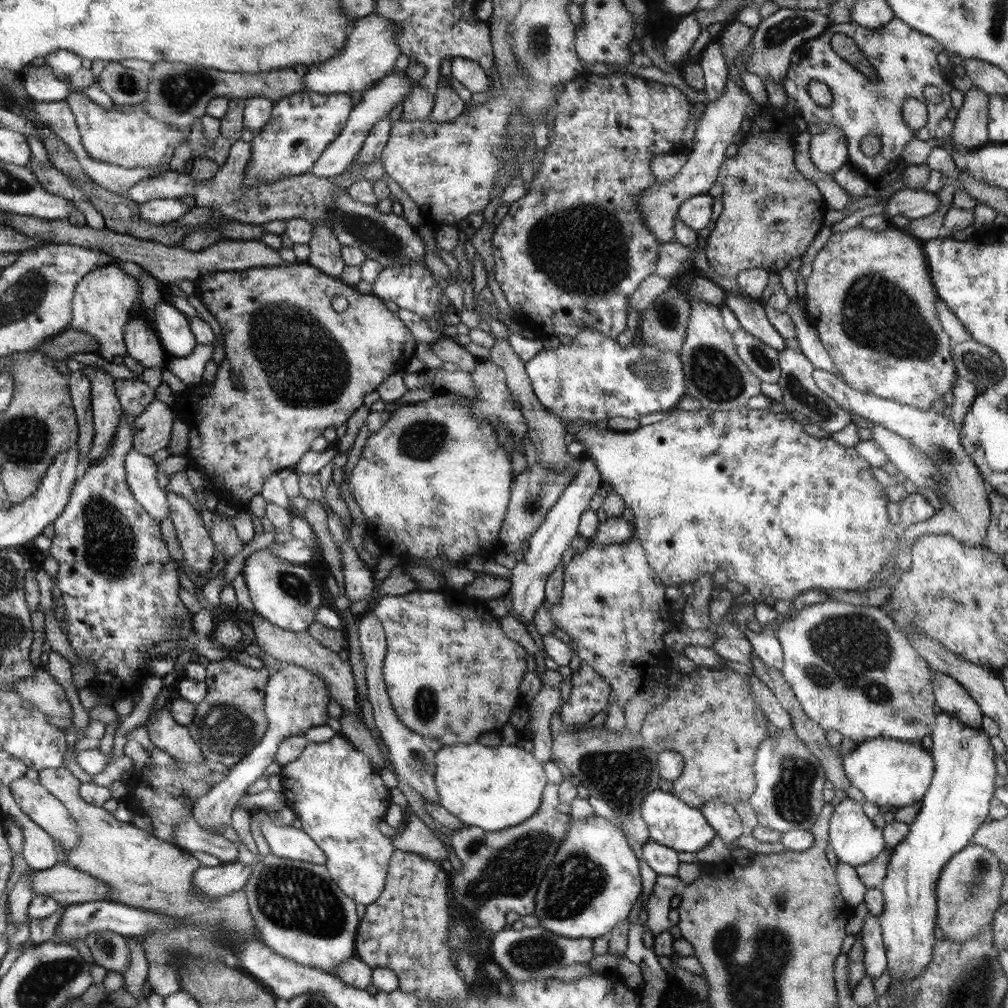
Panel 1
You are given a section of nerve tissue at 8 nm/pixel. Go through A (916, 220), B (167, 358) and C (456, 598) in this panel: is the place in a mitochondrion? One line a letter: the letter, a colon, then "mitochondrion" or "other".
A: other
B: other
C: other

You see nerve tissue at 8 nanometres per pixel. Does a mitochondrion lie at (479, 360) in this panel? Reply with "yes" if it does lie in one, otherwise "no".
no

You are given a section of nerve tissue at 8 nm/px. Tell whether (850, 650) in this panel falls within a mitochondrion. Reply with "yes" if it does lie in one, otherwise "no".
yes

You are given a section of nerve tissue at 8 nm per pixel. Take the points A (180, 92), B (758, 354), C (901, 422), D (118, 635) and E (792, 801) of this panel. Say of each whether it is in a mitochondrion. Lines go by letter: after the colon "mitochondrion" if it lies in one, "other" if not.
A: mitochondrion
B: mitochondrion
C: other
D: other
E: mitochondrion

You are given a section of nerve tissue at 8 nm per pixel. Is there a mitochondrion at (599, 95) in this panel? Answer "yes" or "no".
no

